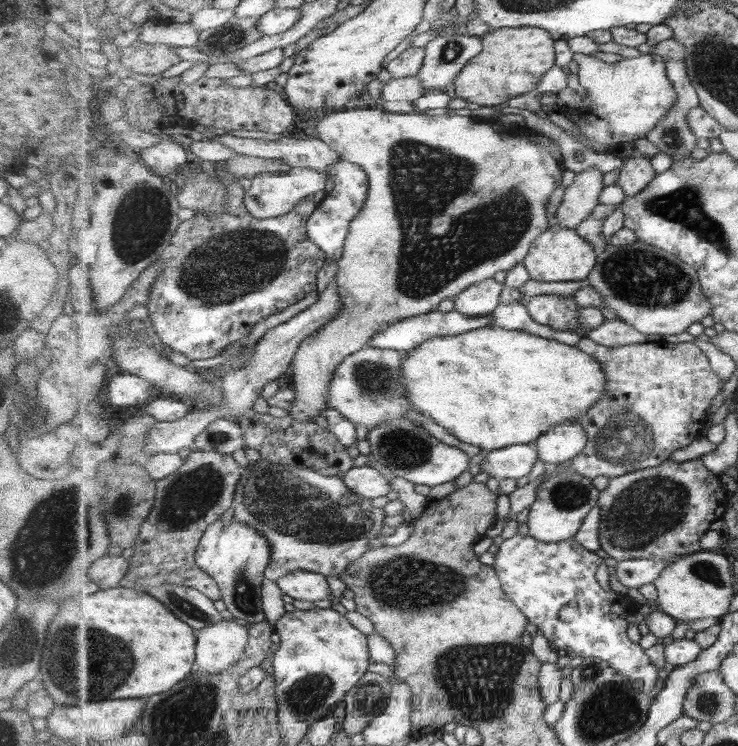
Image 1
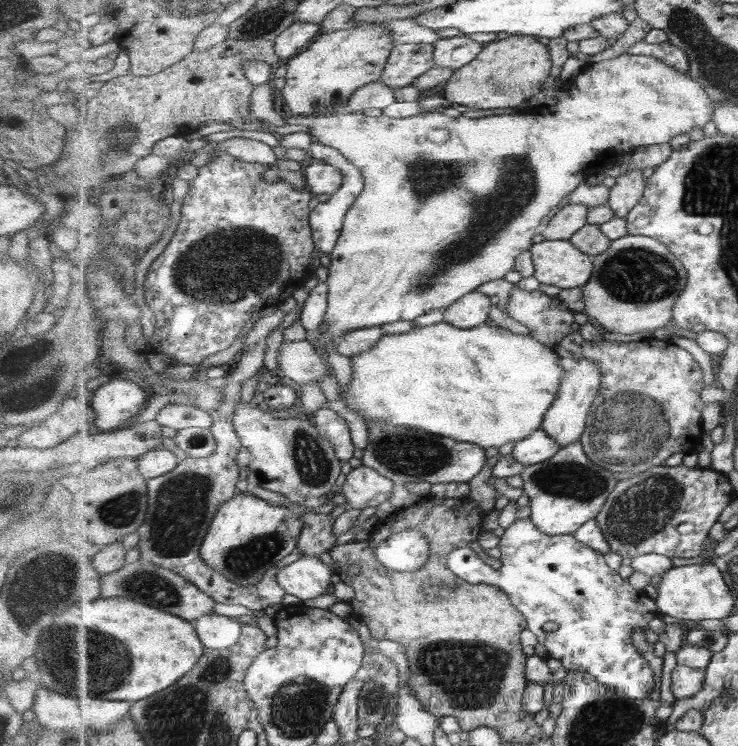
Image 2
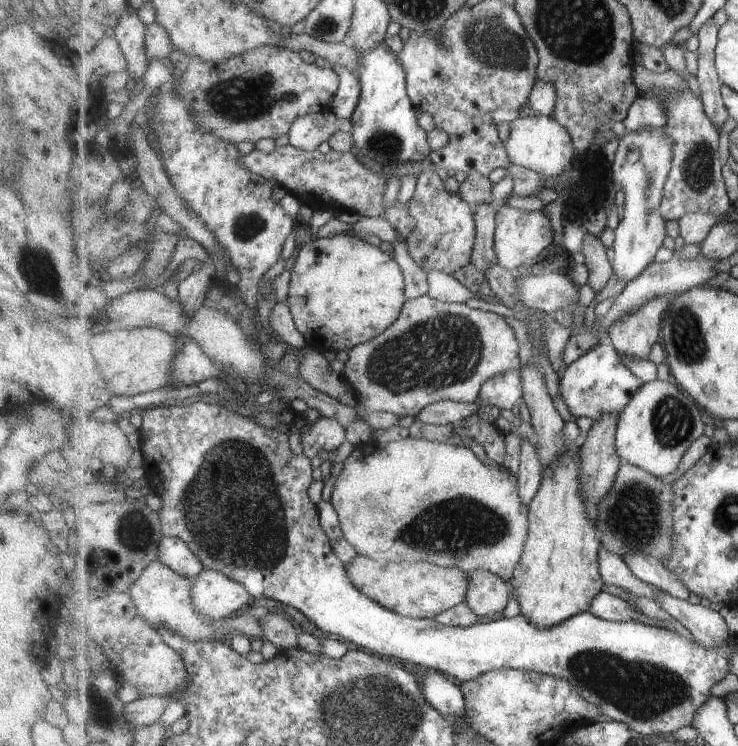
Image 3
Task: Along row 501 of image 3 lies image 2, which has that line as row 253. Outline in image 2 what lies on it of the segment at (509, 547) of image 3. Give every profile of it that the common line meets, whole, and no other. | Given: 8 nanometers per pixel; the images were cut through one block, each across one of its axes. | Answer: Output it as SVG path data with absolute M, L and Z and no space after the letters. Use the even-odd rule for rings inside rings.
M625 53L621 56L611 57L607 60L585 65L576 77L563 82L557 93L557 102L554 105L539 106L538 108L515 111L513 114L502 114L501 116L489 116L489 118L466 118L465 116L451 117L442 114L440 109L430 110L428 113L419 113L409 118L391 118L381 114L377 117L367 116L363 112L355 114L323 114L317 116L296 115L287 116L289 124L301 124L310 128L310 134L317 138L321 144L336 148L343 153L357 168L361 169L366 183L363 192L353 203L344 220L342 236L338 240L338 246L330 254L331 264L328 268L326 282L329 287L328 310L321 332L317 334L315 342L307 338L312 346L325 350L325 339L330 339L332 344L339 342L343 333L349 333L355 329L373 328L381 325L390 325L399 321L412 321L425 312L431 310L446 309L454 305L467 293L473 292L479 286L505 278L511 270L515 270L517 257L527 252L535 244L533 236L540 234L541 229L557 211L557 206L567 198L580 183L593 176L605 162L607 156L621 156L629 154L643 146L653 146L671 142L671 139L678 134L688 134L691 130L703 126L707 122L715 120L714 101L703 89L703 86L696 82L689 71L683 72L669 66L658 58L645 55L632 55Z

